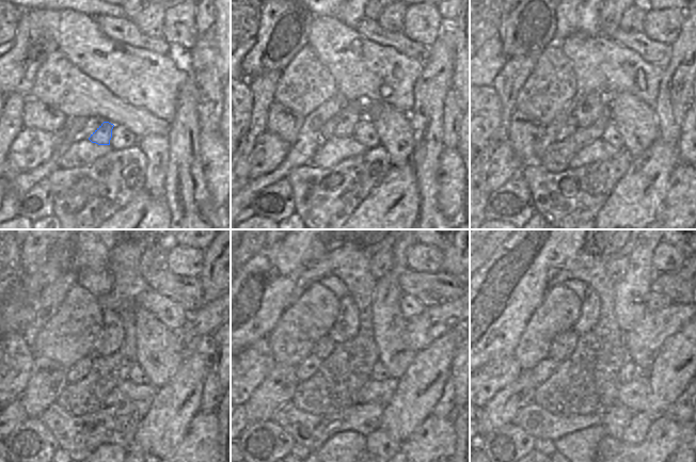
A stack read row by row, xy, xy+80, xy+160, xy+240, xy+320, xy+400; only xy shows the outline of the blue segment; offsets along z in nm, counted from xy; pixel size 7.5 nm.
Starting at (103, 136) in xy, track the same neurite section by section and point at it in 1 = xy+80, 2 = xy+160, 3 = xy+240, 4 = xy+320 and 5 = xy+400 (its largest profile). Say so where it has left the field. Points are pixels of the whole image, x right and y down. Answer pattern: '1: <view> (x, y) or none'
1: xy+80 (349, 116)
2: xy+160 (588, 110)
3: xy+240 (109, 338)
4: xy+320 (347, 324)
5: xy+400 (590, 307)

